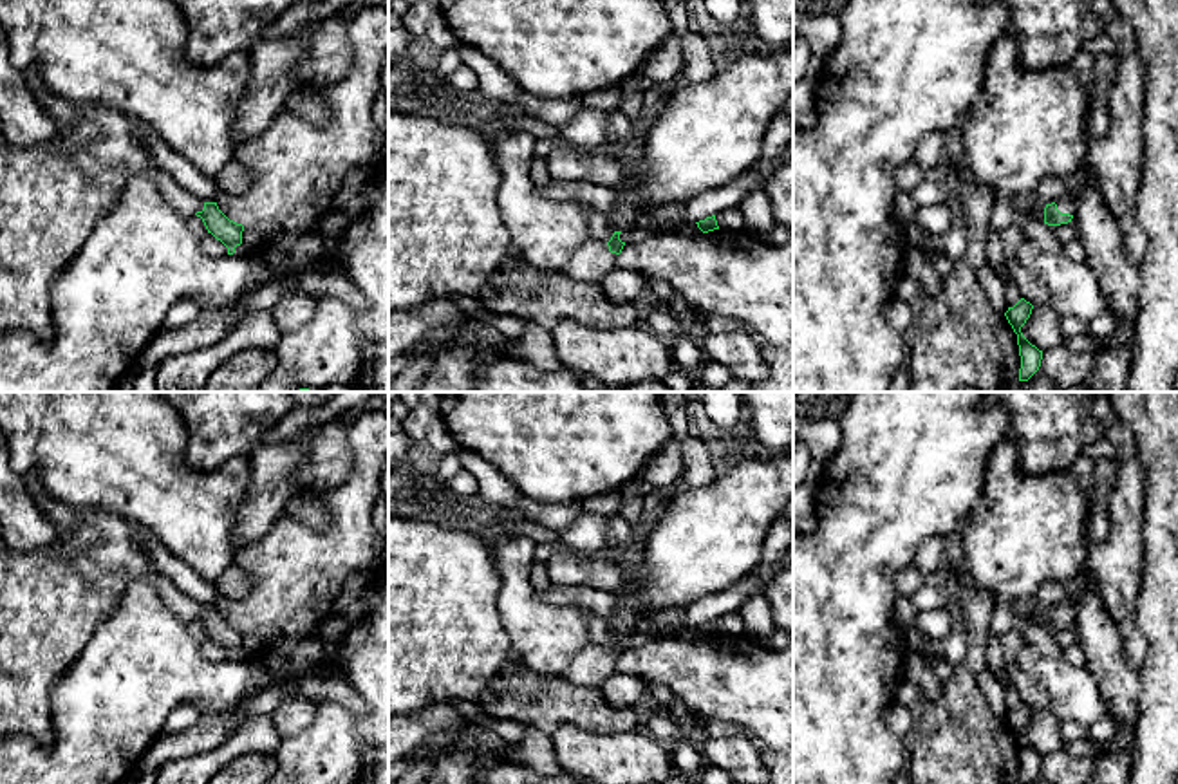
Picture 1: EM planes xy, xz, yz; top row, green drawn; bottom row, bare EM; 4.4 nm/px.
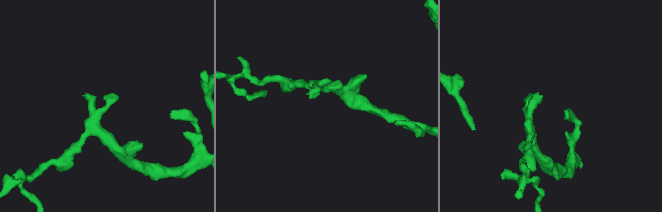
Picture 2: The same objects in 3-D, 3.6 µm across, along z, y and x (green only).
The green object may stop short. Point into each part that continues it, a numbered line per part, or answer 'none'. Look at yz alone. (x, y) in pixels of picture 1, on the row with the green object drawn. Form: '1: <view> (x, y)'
1: yz (1066, 205)

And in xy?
1: xy (51, 196)

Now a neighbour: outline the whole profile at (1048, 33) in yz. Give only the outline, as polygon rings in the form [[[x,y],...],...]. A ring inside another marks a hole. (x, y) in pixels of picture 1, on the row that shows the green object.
[[[981,0],[981,2],[983,4],[1001,2],[1001,4],[1005,4],[1008,7],[1008,11],[1010,11],[1010,22],[1008,22],[1006,33],[1010,33],[1017,40],[1017,45],[1019,45],[1019,65],[1024,67],[1024,69],[1042,70],[1042,69],[1050,69],[1050,67],[1062,67],[1075,54],[1079,54],[1082,51],[1082,47],[1084,47],[1086,42],[1089,42],[1091,38],[1095,38],[1097,34],[1102,33],[1102,23],[1097,18],[1097,14],[1093,13],[1091,0]]]

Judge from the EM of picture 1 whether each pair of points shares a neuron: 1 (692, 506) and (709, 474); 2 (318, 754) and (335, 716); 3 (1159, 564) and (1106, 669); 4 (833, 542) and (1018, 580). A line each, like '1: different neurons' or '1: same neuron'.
1: different neurons
2: same neuron
3: different neurons
4: different neurons

